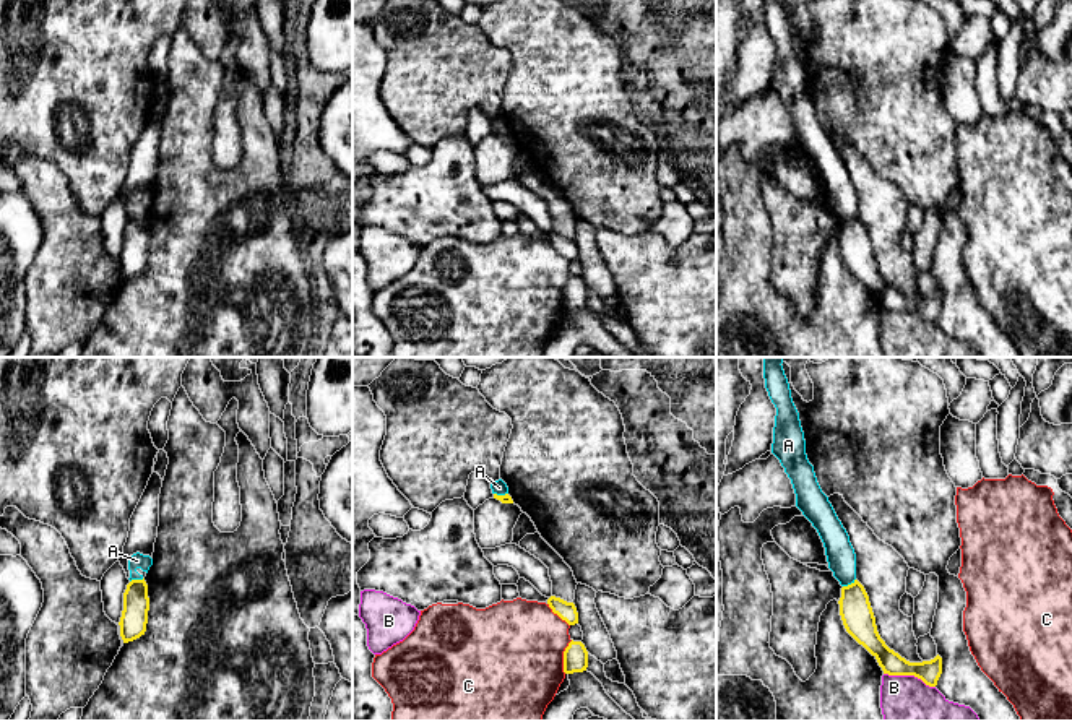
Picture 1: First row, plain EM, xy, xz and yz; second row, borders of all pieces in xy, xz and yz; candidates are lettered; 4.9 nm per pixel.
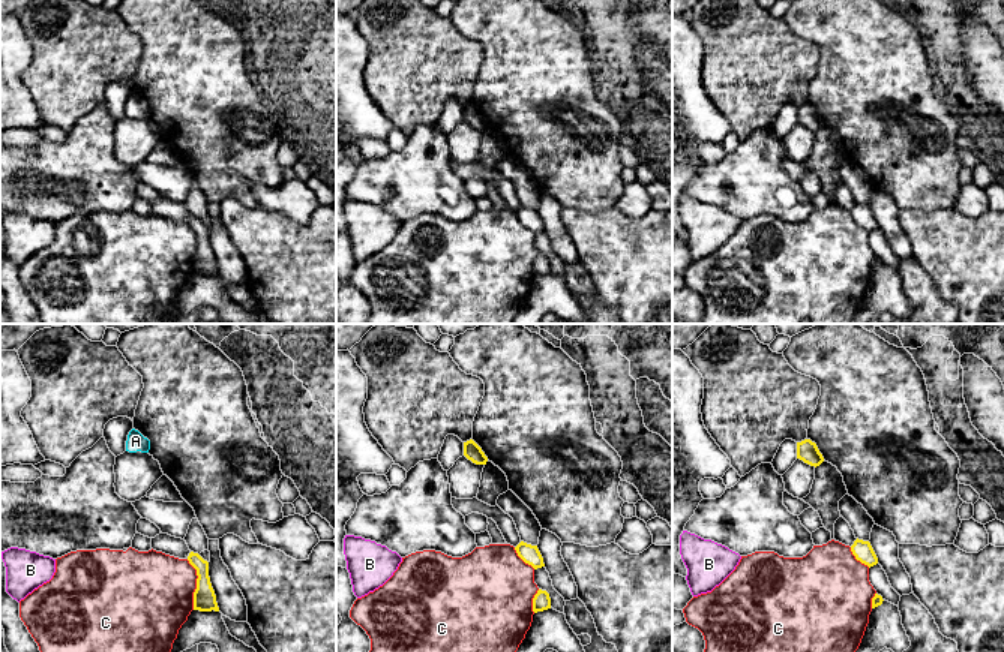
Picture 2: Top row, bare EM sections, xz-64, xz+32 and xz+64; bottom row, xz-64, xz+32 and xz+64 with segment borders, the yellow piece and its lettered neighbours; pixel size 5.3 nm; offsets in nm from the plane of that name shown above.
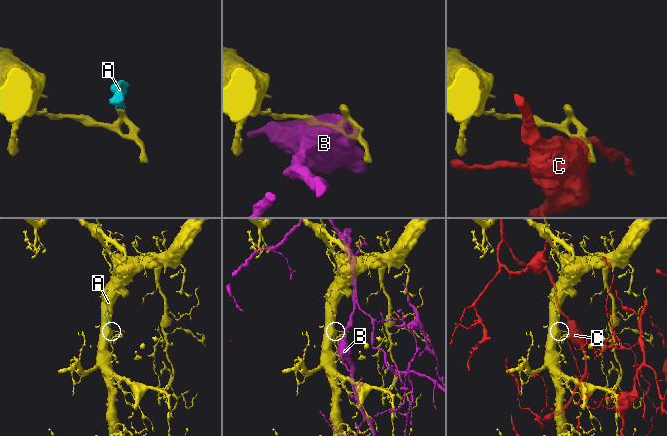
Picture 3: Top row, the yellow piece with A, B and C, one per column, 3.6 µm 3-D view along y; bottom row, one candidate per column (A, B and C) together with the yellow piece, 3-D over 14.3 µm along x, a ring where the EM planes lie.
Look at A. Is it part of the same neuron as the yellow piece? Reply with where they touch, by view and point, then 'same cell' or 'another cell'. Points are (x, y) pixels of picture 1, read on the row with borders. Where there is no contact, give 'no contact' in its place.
yz (848, 585) | another cell

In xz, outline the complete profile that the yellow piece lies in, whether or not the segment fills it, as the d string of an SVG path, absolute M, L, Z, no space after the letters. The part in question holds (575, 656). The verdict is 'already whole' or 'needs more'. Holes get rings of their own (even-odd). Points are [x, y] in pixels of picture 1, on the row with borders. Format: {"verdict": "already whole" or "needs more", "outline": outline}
{"verdict": "already whole", "outline": "M570 641L564 651L564 672L583 672L588 667L588 651L581 641Z"}

